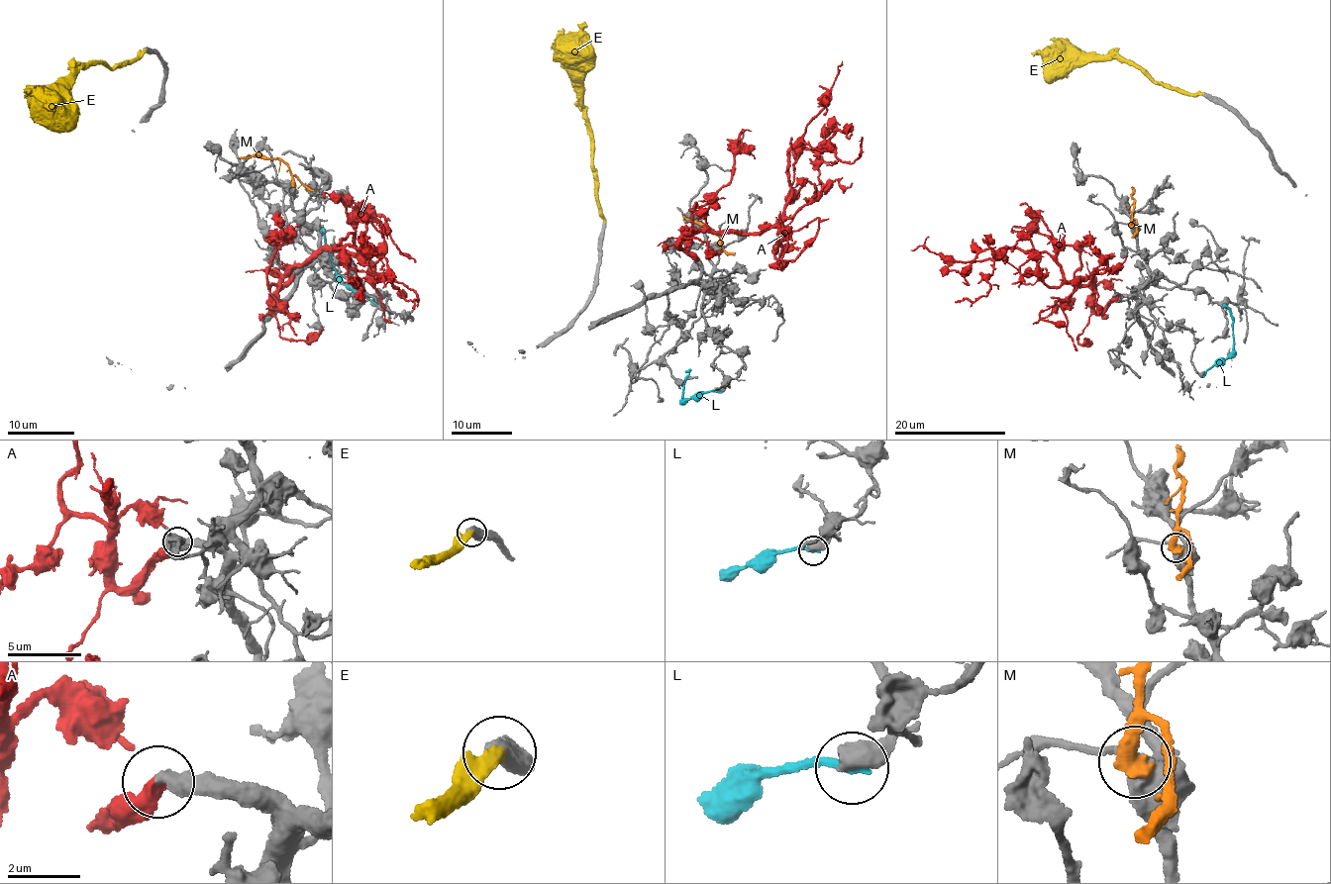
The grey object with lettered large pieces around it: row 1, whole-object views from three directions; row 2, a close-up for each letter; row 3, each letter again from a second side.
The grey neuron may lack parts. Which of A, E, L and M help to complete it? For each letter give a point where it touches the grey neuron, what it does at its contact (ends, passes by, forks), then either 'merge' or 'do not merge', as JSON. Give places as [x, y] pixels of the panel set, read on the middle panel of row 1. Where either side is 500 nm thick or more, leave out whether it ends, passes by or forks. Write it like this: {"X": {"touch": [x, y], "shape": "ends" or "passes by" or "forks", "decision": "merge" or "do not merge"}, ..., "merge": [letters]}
{"A": {"touch": [697, 259], "decision": "merge"}, "E": {"touch": [605, 222], "shape": "ends", "decision": "merge"}, "L": {"touch": [718, 392], "decision": "do not merge"}, "M": {"touch": [719, 243], "decision": "do not merge"}, "merge": ["A", "E"]}

